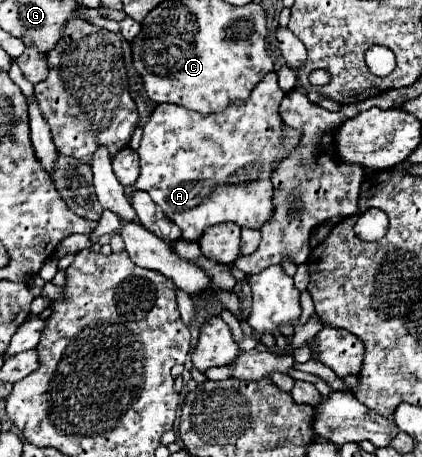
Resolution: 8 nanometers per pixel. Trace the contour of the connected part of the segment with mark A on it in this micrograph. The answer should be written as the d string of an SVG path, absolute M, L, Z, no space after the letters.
M276 71L268 73L250 93L246 101L230 103L222 113L202 115L198 111L188 111L180 105L158 105L144 125L140 155L140 179L136 189L146 191L156 205L174 221L186 241L198 241L206 227L216 223L232 221L238 227L260 230L272 215L272 171L278 163L300 143L302 133L286 129L280 117L280 103L284 91L276 83Z

